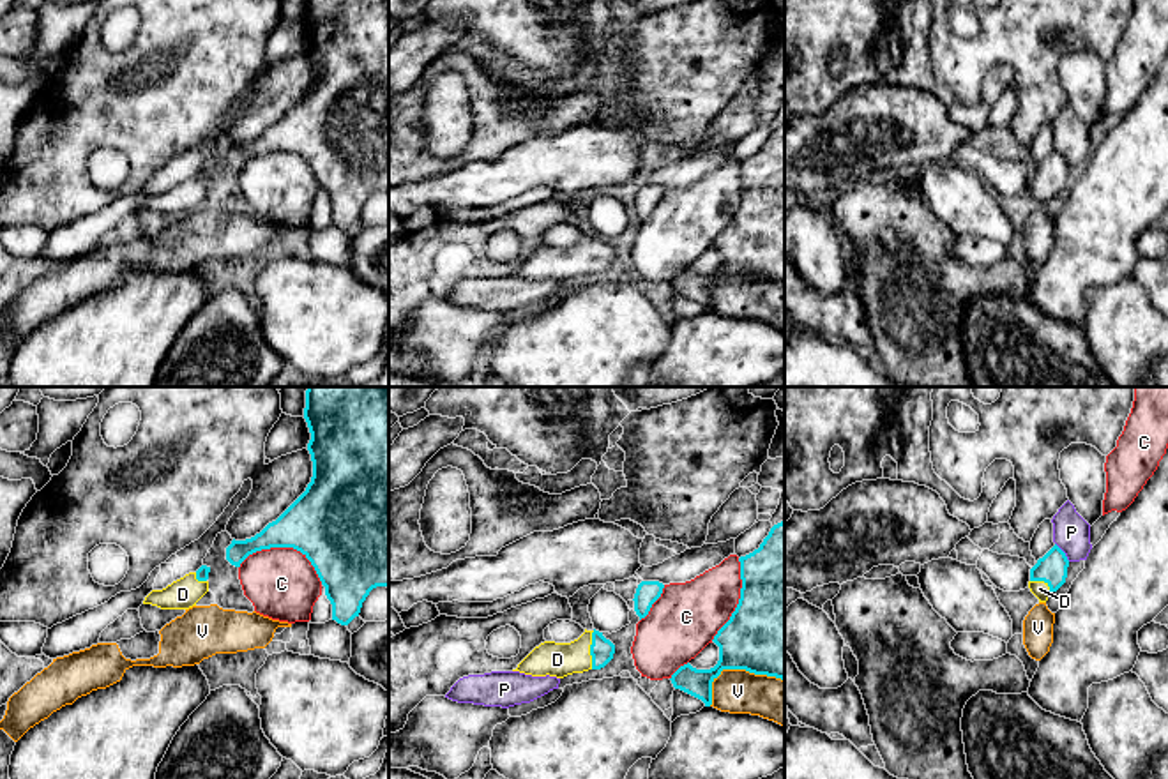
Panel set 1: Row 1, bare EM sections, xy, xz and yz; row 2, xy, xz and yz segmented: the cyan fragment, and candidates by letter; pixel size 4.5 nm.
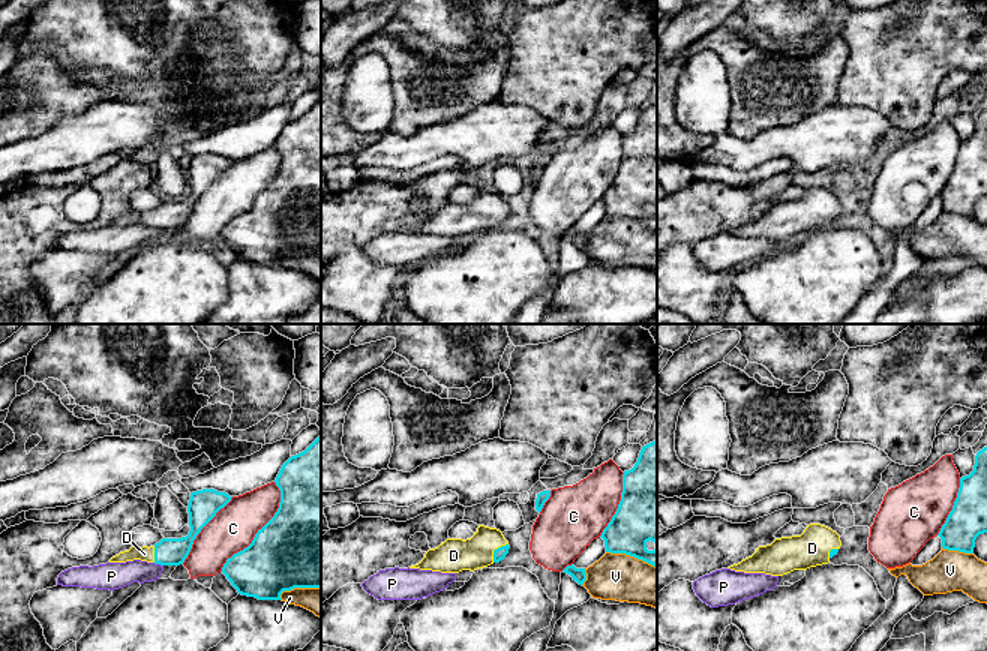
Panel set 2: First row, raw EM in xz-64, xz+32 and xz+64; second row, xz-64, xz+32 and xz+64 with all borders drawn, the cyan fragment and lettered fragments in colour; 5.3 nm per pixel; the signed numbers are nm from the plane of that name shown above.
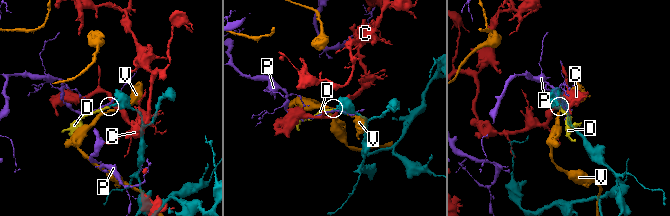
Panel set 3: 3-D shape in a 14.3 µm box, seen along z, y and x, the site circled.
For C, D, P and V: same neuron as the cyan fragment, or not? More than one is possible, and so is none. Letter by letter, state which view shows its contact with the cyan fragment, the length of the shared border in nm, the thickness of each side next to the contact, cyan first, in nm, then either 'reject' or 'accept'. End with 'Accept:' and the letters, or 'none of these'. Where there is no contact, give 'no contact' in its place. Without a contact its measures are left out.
C: meets cyan in xy; contact 400 nm long; 400 nm thick on the cyan side, 320 nm on the other; reject
D: meets cyan in xz; contact 180 nm long; 110 nm thick on the cyan side, 160 nm on the other; accept
P: meets cyan in yz; contact 110 nm long; 140 nm thick on the cyan side, 170 nm on the other; reject
V: meets cyan in xz; contact 360 nm long; 420 nm thick on the cyan side, 200 nm on the other; reject
Accept: D

